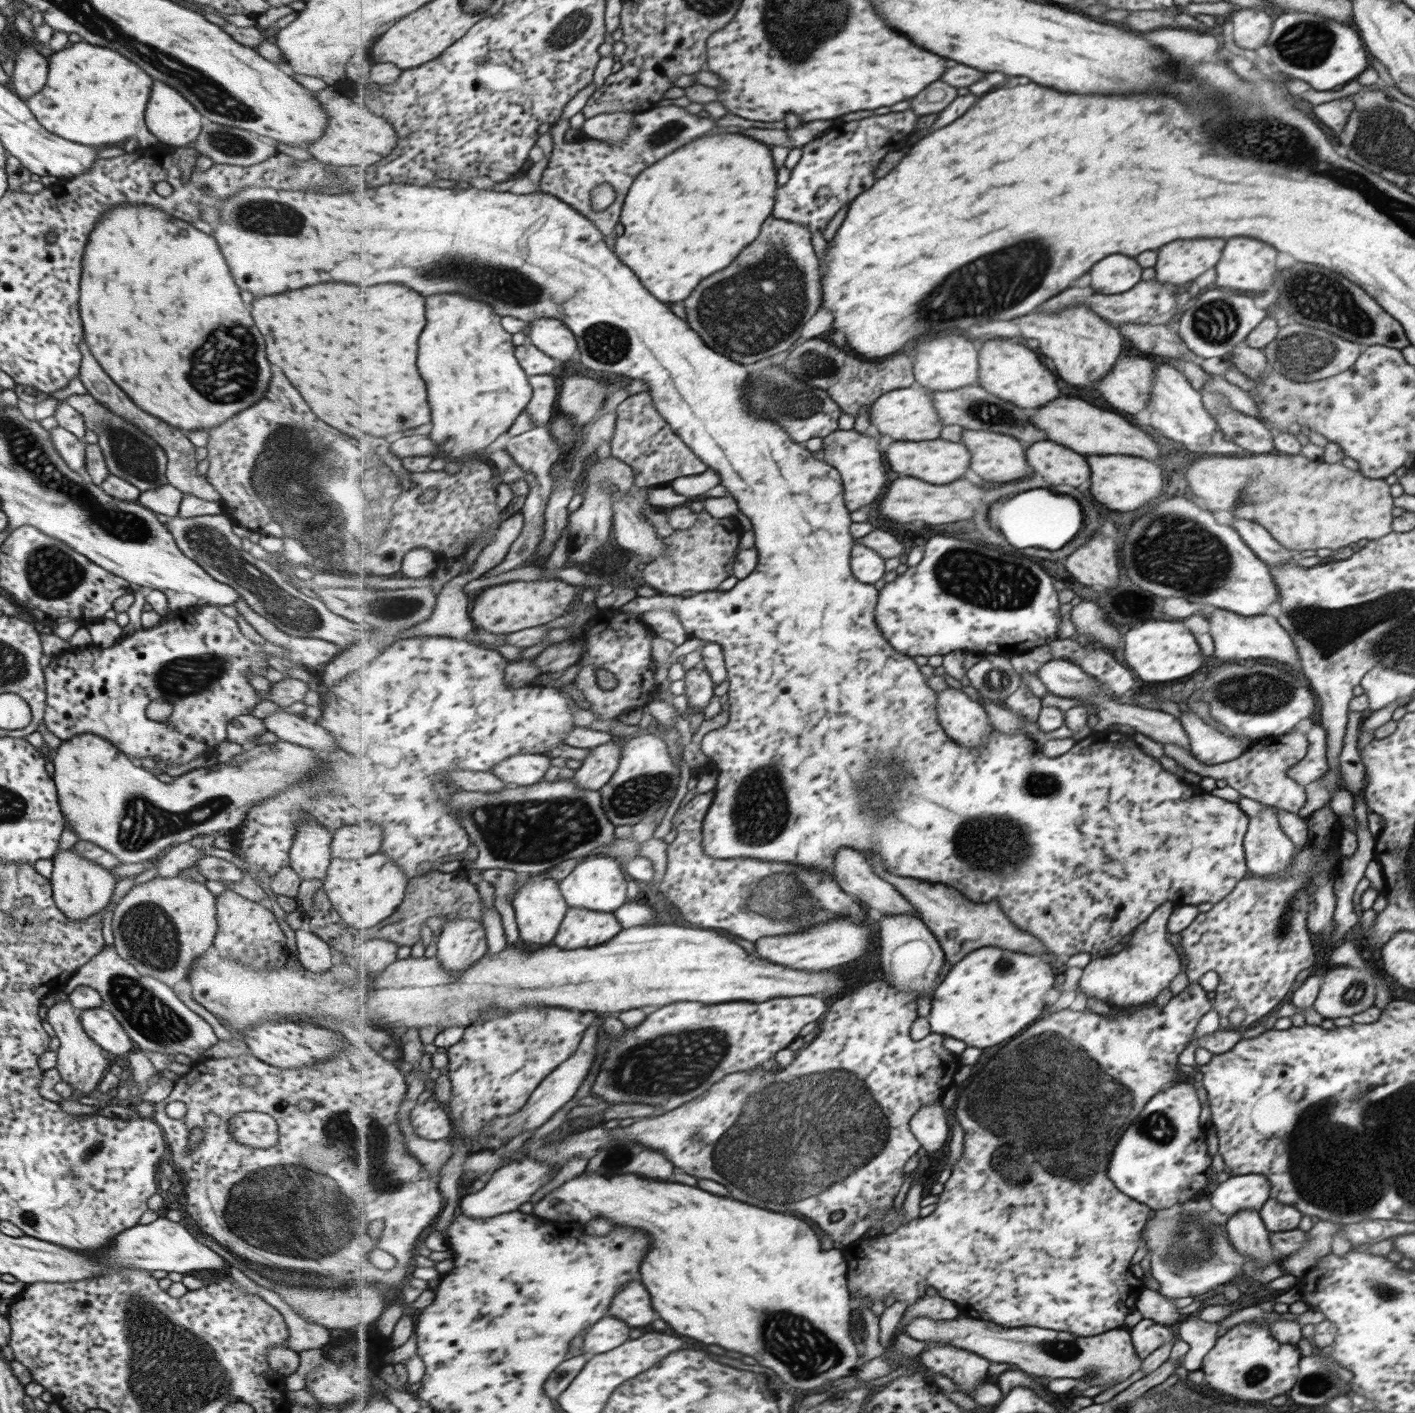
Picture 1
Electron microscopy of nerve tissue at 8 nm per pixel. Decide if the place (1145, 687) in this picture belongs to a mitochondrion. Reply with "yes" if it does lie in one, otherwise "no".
no

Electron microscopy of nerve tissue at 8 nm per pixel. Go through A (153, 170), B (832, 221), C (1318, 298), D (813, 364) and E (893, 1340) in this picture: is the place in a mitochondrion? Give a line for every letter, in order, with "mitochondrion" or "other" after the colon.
A: other
B: other
C: mitochondrion
D: mitochondrion
E: other

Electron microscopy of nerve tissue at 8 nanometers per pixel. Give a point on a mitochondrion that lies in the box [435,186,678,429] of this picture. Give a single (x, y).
(606, 344)

